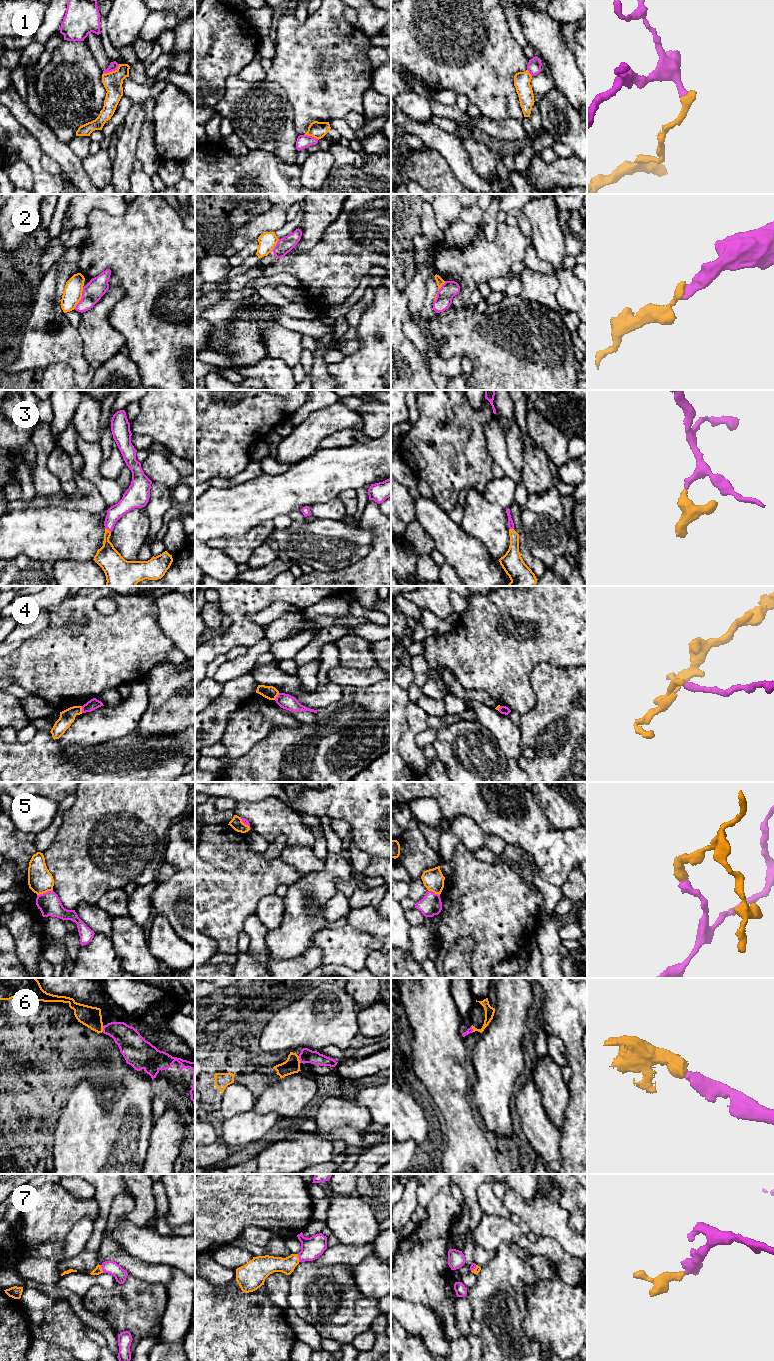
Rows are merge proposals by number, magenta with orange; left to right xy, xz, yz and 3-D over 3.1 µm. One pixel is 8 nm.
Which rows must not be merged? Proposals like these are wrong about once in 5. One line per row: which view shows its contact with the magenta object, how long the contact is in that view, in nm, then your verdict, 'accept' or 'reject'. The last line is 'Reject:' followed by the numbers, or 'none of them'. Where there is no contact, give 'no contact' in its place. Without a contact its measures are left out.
1: meets magenta in xy; contact 150 nm long; reject
2: meets magenta in xy; contact 190 nm long; reject
3: meets magenta in xy; contact 60 nm long; accept
4: meets magenta in xy; contact 60 nm long; reject
5: meets magenta in xy; contact 140 nm long; reject
6: meets magenta in xz; contact 60 nm long; accept
7: meets magenta in xy; contact 70 nm long; accept
Reject: 1, 2, 4, 5

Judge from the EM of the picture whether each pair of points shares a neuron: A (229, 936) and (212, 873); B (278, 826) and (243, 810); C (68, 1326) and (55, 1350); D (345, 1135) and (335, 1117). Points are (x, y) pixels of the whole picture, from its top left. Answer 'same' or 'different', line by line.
A: same
B: same
C: different
D: different

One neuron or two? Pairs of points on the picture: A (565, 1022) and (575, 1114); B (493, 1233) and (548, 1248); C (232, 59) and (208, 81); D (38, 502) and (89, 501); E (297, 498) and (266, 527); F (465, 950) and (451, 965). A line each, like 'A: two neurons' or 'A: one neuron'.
A: one neuron
B: one neuron
C: one neuron
D: one neuron
E: two neurons
F: one neuron

